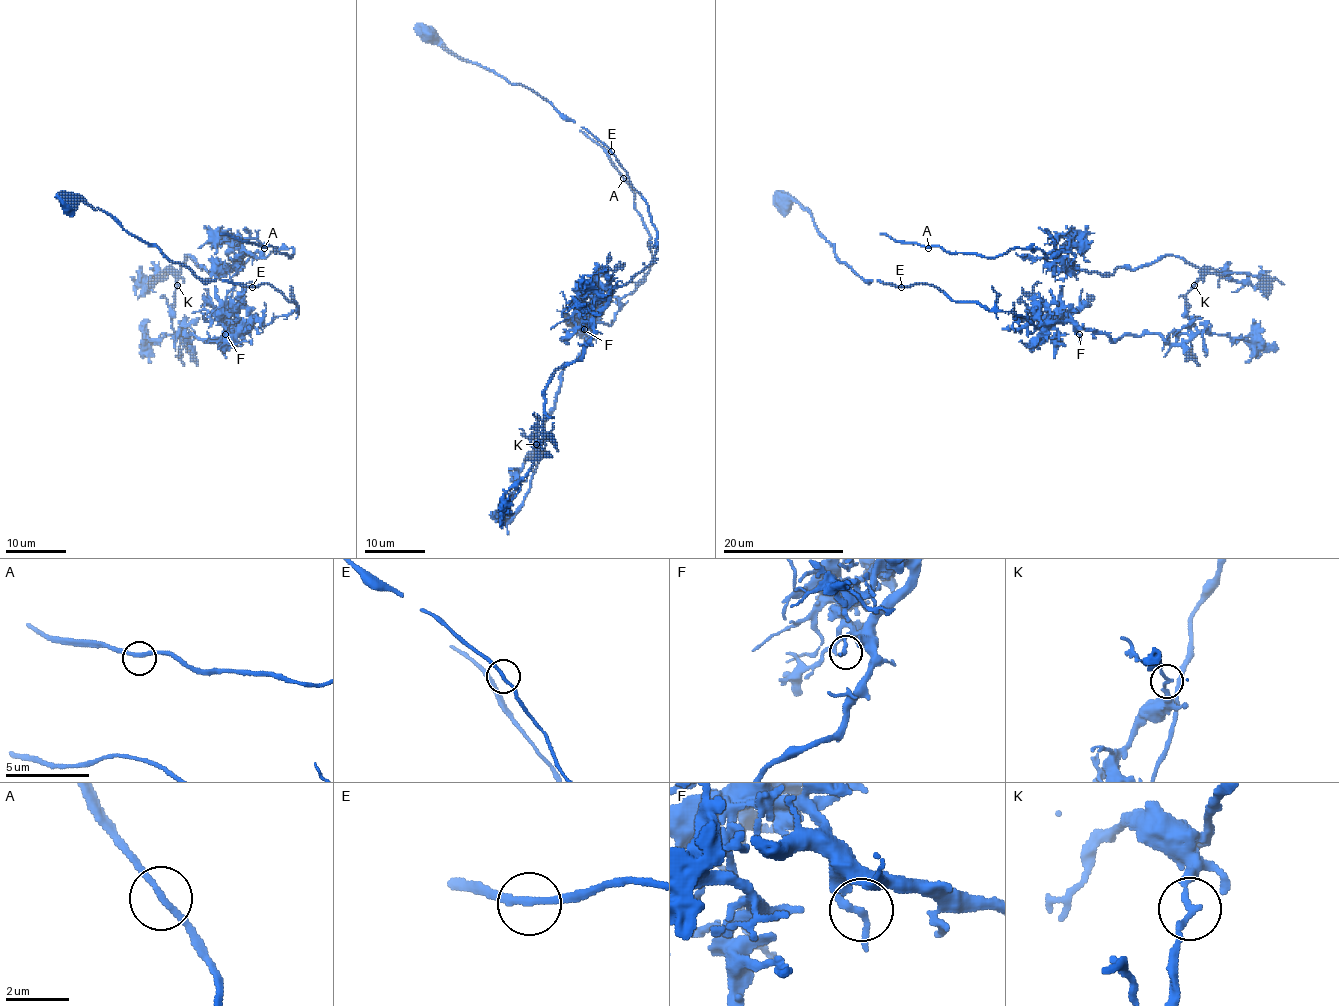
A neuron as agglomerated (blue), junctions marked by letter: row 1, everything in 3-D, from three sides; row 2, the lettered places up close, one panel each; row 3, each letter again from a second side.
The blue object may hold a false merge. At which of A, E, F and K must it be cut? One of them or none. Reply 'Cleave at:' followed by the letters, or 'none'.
Cleave at: K

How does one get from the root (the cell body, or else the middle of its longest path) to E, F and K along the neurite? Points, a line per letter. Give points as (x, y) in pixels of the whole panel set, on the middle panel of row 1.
E: (426, 32), (430, 29), (457, 56), (537, 92), (567, 118), (587, 128), (611, 151)
F: (426, 32), (457, 56), (537, 92), (587, 128), (647, 204), (655, 258), (617, 287), (584, 329)
K: (426, 32), (587, 128), (626, 172), (656, 231), (655, 258), (613, 291), (585, 352), (551, 377), (536, 444)

